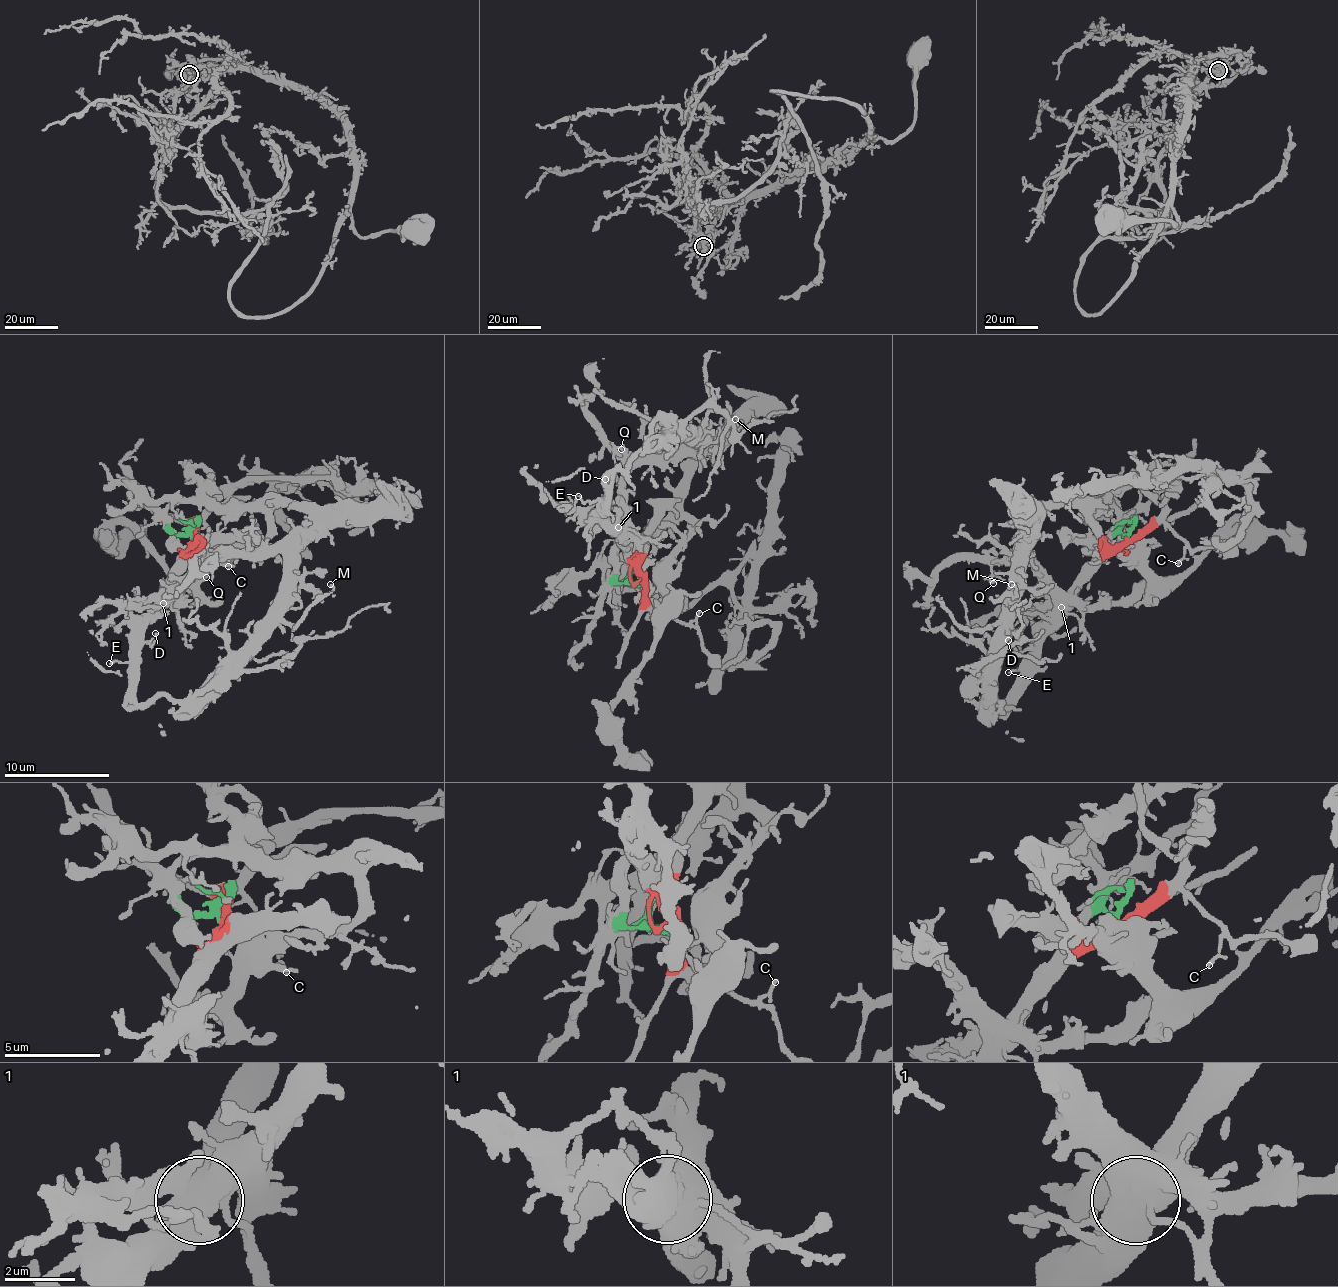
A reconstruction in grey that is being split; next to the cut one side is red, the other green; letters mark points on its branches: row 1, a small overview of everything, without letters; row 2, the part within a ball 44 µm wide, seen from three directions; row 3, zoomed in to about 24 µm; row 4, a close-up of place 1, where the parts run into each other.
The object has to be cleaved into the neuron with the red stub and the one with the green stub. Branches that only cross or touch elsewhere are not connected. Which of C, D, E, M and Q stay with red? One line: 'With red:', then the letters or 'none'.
With red: C, D, E

